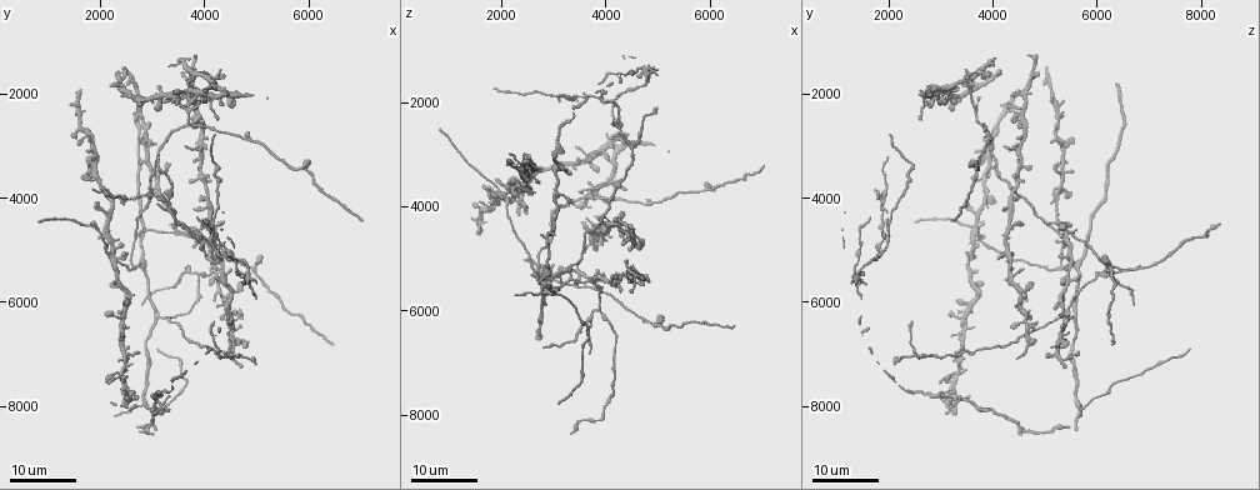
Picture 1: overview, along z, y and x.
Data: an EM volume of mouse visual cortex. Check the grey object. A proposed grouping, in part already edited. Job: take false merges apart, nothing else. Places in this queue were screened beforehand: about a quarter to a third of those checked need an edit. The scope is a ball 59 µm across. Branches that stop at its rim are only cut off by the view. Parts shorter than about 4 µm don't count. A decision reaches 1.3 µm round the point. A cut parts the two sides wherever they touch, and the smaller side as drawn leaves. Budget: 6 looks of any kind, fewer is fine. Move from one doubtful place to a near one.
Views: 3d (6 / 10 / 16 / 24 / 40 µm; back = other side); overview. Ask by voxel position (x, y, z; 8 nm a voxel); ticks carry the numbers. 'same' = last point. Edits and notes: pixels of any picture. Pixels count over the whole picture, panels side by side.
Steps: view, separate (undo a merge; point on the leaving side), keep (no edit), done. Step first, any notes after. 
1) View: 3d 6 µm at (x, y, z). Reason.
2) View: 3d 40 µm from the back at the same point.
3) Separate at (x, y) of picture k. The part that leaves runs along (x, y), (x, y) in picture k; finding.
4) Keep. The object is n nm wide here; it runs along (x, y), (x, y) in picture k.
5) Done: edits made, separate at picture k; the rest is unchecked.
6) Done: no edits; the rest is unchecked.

View: 3d 24 µm at (4550, 7100, 5350). Side arm on a straight run.

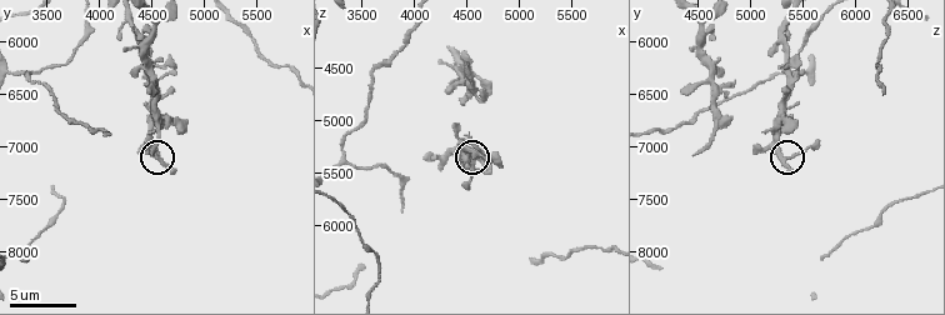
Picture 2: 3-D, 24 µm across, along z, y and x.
View: 3d 10 µm at (4560, 7120, 5300). Zoom in.

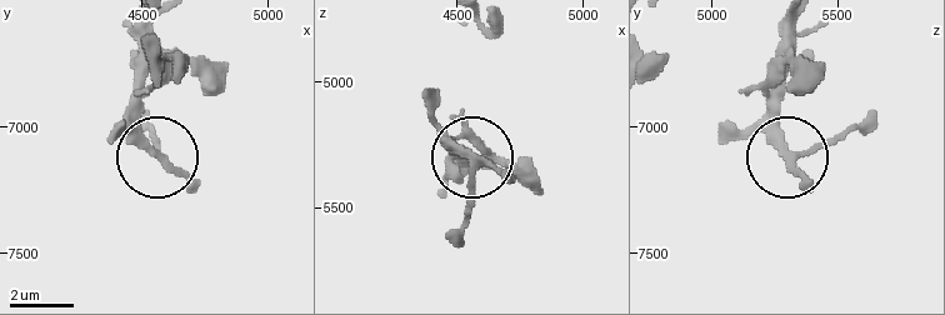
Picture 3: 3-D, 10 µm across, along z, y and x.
Keep. It runs along (141, 24), (141, 129), (158, 154), (149, 124) in picture 3; one cell here.

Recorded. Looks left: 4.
View: 3d 24 µm at (3850, 5500, 6000). A fork.

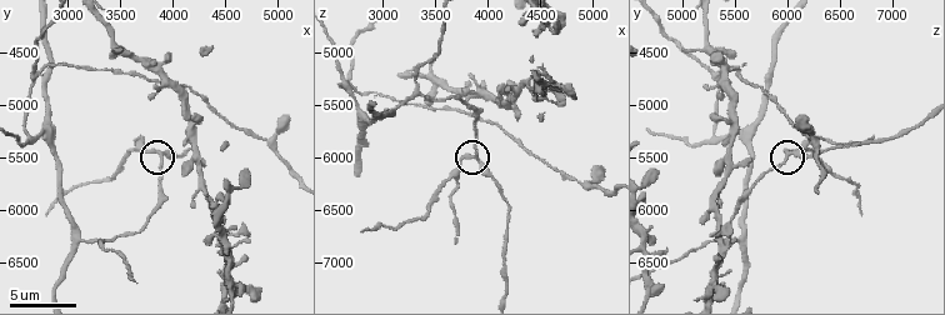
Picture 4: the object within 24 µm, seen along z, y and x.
View: 3d 10 µm at (3860, 5440, 6020). Closer look.

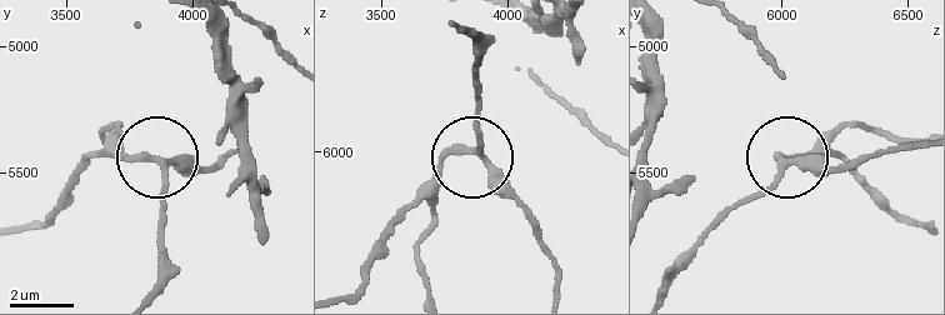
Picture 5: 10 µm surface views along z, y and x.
Keep. It runs along (154, 286), (164, 246), (161, 165), (148, 158), (86, 158) in picture 5; one cell here.

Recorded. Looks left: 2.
View: 3d 10 µm at (3540, 4520, 5260). Looks like a crossing.

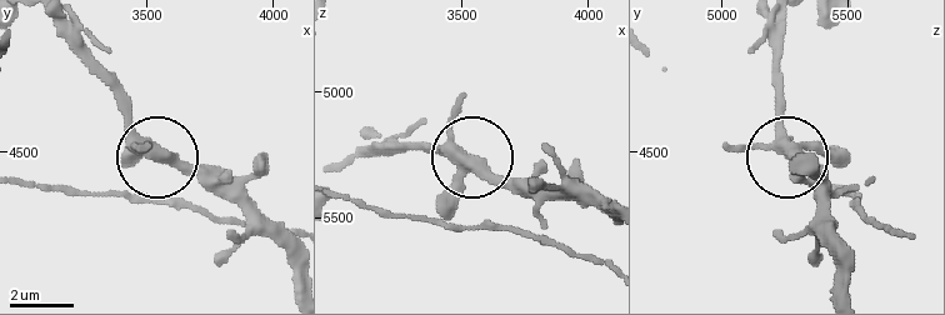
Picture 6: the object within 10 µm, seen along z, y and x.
Keep. 4 arms meet here; continuous, no second cell.

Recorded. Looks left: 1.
Done: no edits; the rest is unchecked.

